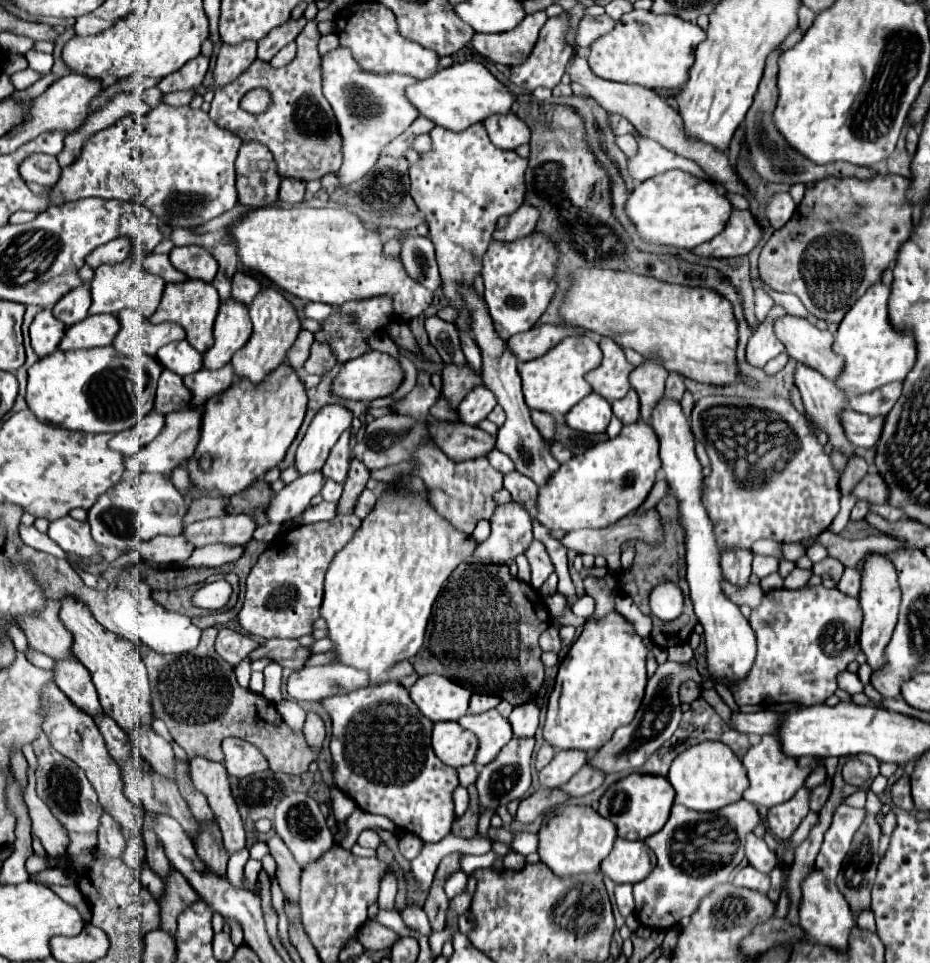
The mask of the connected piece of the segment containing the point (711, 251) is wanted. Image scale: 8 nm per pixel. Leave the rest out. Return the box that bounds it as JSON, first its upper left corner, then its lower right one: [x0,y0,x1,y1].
[695,210,763,258]

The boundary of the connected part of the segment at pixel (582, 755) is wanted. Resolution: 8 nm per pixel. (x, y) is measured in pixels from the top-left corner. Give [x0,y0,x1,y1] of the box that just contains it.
[539,750,589,788]

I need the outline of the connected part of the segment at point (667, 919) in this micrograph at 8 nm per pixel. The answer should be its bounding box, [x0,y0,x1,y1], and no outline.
[633,800,779,926]

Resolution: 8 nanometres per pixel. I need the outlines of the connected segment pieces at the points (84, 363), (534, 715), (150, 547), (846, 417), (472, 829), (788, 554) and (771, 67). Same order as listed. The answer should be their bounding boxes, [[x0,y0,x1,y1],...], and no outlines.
[[27,346,161,434],[509,704,539,738],[141,536,193,564],[841,408,885,448],[451,786,481,838],[783,544,805,562],[745,52,877,184]]

